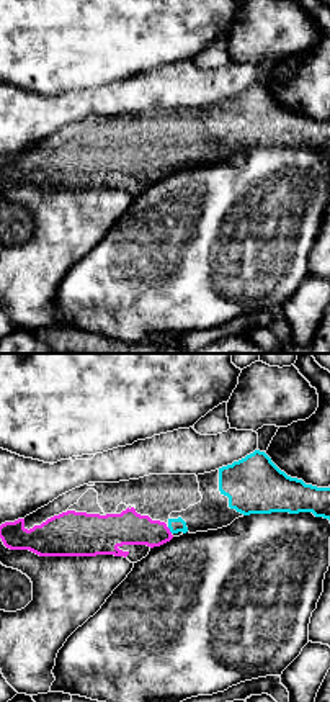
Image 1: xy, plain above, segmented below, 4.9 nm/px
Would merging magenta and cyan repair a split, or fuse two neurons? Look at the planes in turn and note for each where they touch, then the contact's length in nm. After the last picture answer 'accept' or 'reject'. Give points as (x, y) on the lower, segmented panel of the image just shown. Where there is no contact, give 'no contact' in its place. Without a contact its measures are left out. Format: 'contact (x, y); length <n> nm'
contact (169, 530); length 40 nm

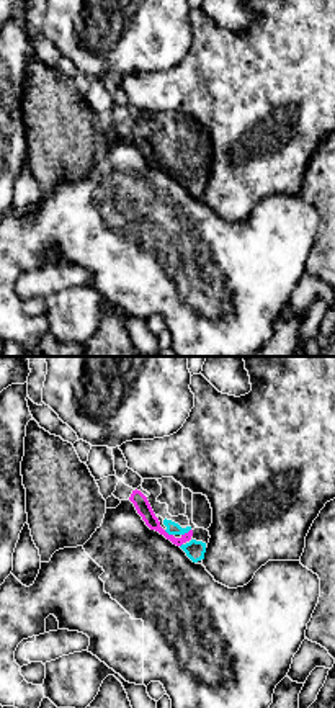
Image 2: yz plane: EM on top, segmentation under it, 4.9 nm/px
contact (185, 533); length 60 nm

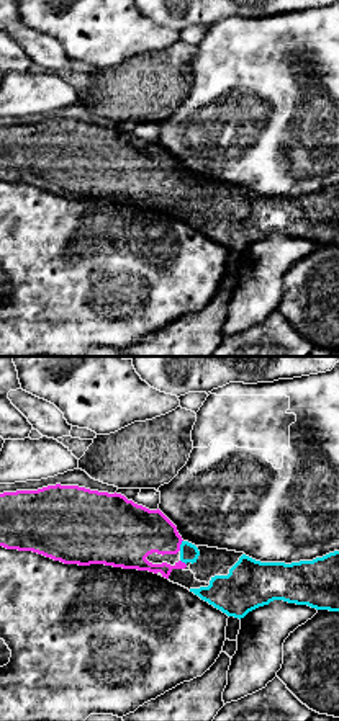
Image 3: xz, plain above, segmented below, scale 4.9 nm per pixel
contact (180, 543); length 60 nm

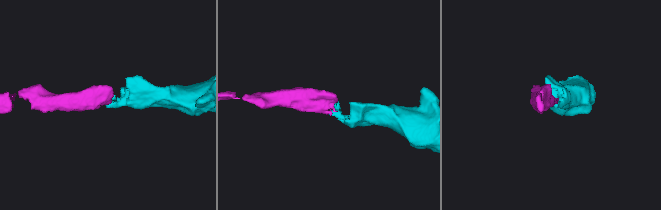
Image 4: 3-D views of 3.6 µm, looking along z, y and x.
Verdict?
accept

